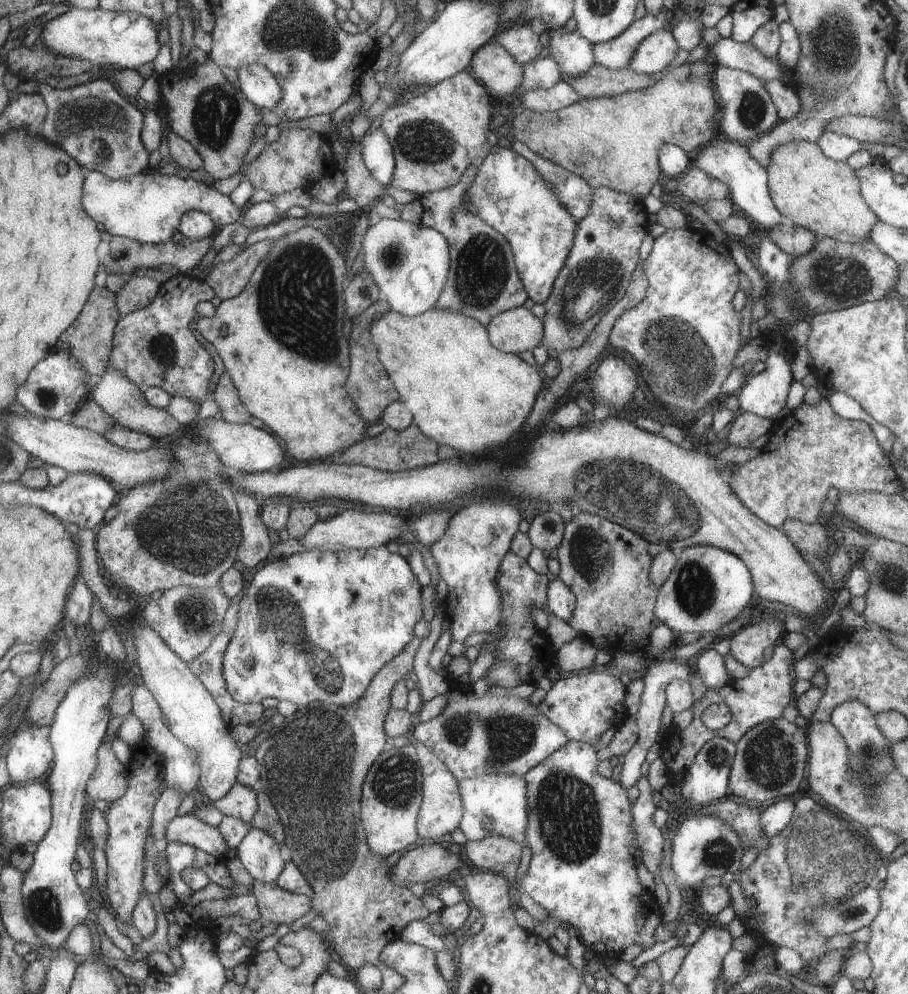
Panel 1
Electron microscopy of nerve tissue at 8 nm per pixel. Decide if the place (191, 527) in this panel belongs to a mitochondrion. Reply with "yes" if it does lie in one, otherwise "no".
yes

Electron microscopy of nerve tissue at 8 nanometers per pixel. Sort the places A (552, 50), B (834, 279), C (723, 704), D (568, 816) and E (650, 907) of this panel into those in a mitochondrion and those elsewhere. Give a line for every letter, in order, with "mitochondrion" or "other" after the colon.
A: other
B: mitochondrion
C: other
D: mitochondrion
E: other

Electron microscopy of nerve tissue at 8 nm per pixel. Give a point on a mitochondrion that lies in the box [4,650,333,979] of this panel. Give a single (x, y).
(44, 908)

